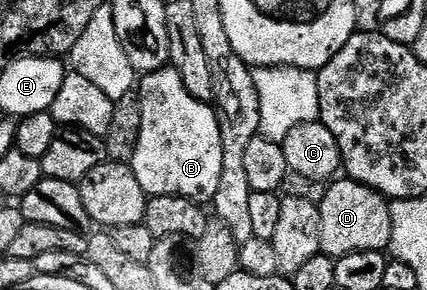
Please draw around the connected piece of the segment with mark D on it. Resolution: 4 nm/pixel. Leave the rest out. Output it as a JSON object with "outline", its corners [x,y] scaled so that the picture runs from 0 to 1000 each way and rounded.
{"outline":[[[806,607],[770,638],[763,676],[745,707],[754,759],[752,876],[792,893],[801,883],[820,883],[829,869],[906,866],[911,859],[918,810],[913,697],[876,648]]]}

